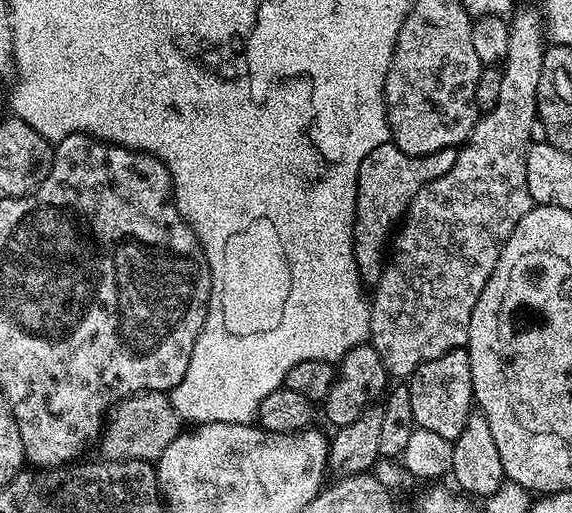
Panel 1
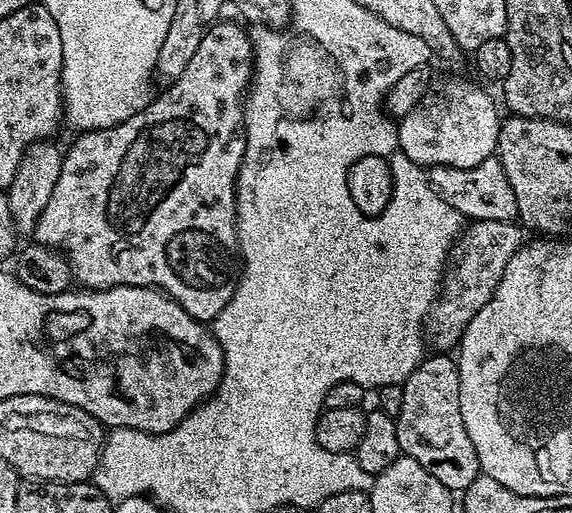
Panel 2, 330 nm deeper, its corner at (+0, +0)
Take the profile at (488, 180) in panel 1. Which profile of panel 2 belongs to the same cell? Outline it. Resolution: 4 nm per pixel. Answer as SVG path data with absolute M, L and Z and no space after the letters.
M473 220L461 231L456 243L452 246L450 263L445 267L438 299L428 311L428 318L424 322L423 333L427 343L431 347L432 344L436 347L433 349L452 350L459 345L470 318L474 318L474 314L478 314L478 310L482 310L482 306L486 306L486 302L490 302L510 258L514 258L514 254L525 243L526 237L524 237L523 231L525 232L525 229L519 223L503 220Z

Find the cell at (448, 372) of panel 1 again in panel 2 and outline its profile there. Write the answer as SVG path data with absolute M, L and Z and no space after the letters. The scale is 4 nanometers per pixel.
M448 354L432 355L421 360L418 367L410 374L410 378L406 378L403 382L402 410L394 418L398 430L398 446L401 453L414 458L418 466L426 466L426 470L430 470L430 474L434 474L434 478L438 478L442 486L446 486L453 494L460 494L481 475L480 463L478 454L474 450L474 442L470 442L470 434L466 434L466 426L462 422L460 375L455 359Z

